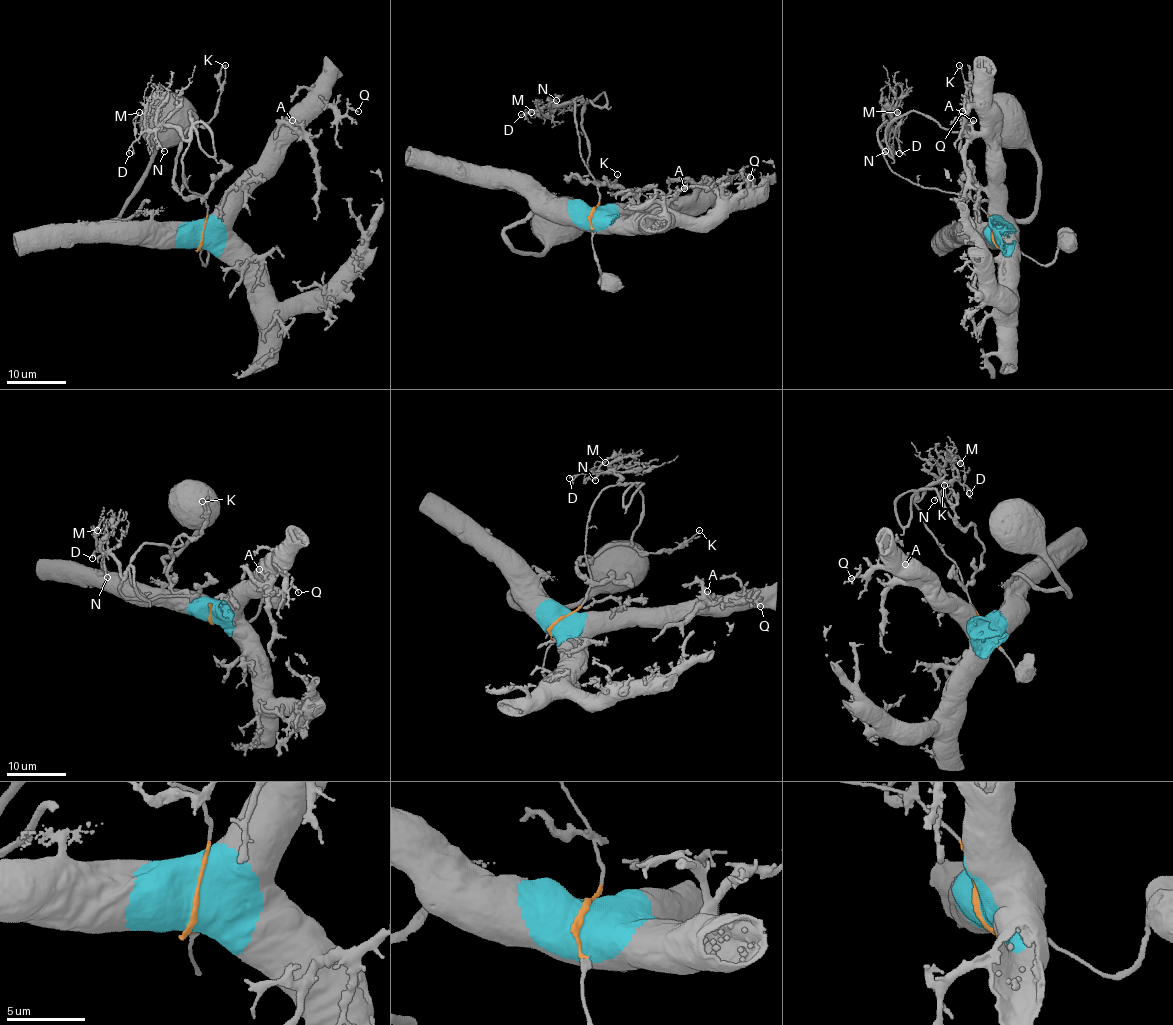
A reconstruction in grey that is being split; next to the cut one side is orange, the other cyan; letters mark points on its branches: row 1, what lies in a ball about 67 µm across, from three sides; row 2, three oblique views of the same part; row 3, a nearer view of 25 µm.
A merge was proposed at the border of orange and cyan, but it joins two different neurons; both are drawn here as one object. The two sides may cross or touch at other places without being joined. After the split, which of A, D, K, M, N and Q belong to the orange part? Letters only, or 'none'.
D, K, M, N

